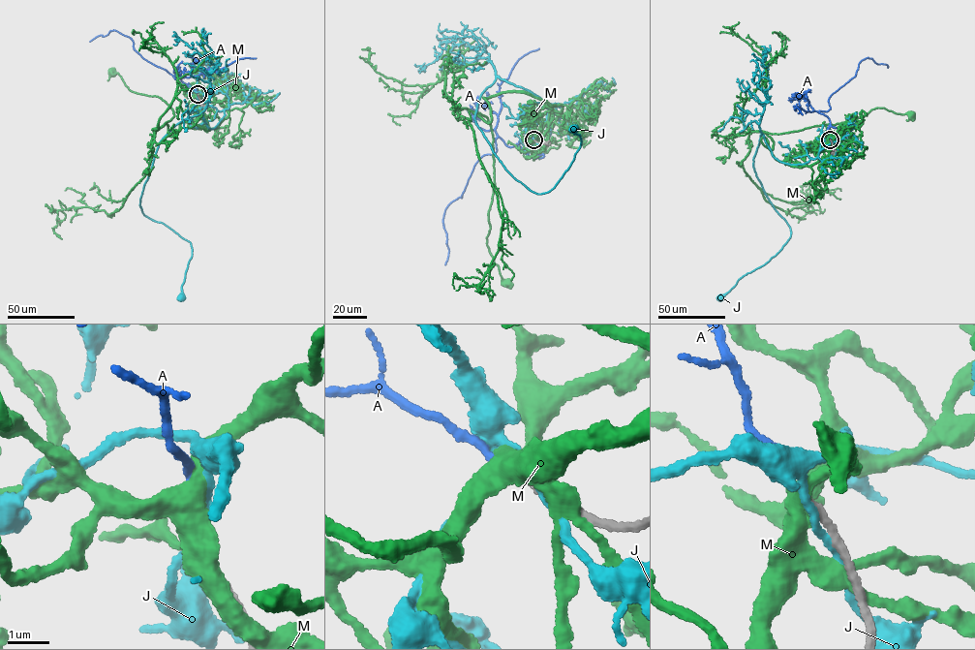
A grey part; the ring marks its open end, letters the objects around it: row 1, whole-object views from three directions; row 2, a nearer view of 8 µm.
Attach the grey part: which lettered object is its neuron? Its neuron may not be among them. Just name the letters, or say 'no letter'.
A

